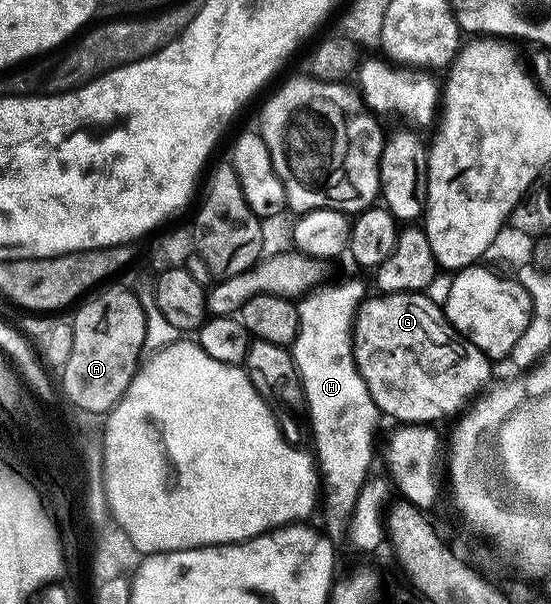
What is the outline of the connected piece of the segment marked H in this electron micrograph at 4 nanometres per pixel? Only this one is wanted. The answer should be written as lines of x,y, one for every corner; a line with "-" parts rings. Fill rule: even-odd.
356,278
332,282
329,286
322,285
309,289
299,299
300,323
290,349
292,363
296,365
296,376
300,379
303,401
308,401
308,418
312,421
310,434
316,437
314,449
322,475
322,514
324,510
324,522
328,525
326,534
333,543
340,544
343,538
345,541
349,537
354,504
358,504
358,492
362,492
362,484
373,469
372,445
376,442
376,421
381,421
382,415
366,388
366,380
356,367
356,356
352,351
353,331
357,325
356,311
366,297
364,286

